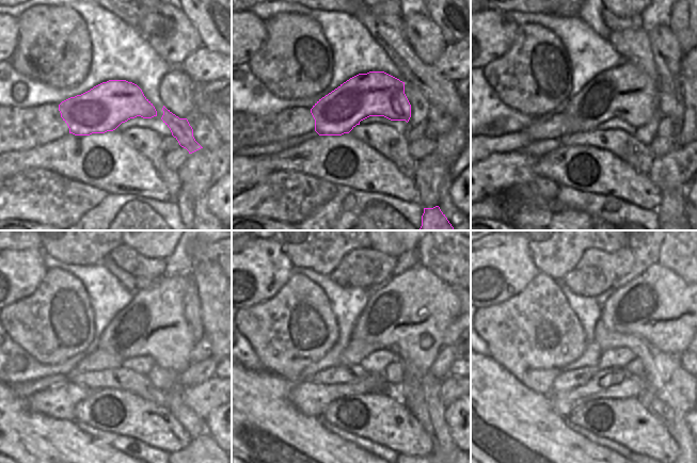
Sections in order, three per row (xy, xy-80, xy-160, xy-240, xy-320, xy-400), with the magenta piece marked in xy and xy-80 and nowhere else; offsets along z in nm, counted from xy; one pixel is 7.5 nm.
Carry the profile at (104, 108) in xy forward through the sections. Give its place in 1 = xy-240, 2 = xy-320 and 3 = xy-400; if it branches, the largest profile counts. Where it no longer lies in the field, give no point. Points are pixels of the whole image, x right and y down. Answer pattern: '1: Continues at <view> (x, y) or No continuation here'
1: Continues at xy-240 (154, 323)
2: Continues at xy-320 (409, 316)
3: Continues at xy-400 (660, 306)

